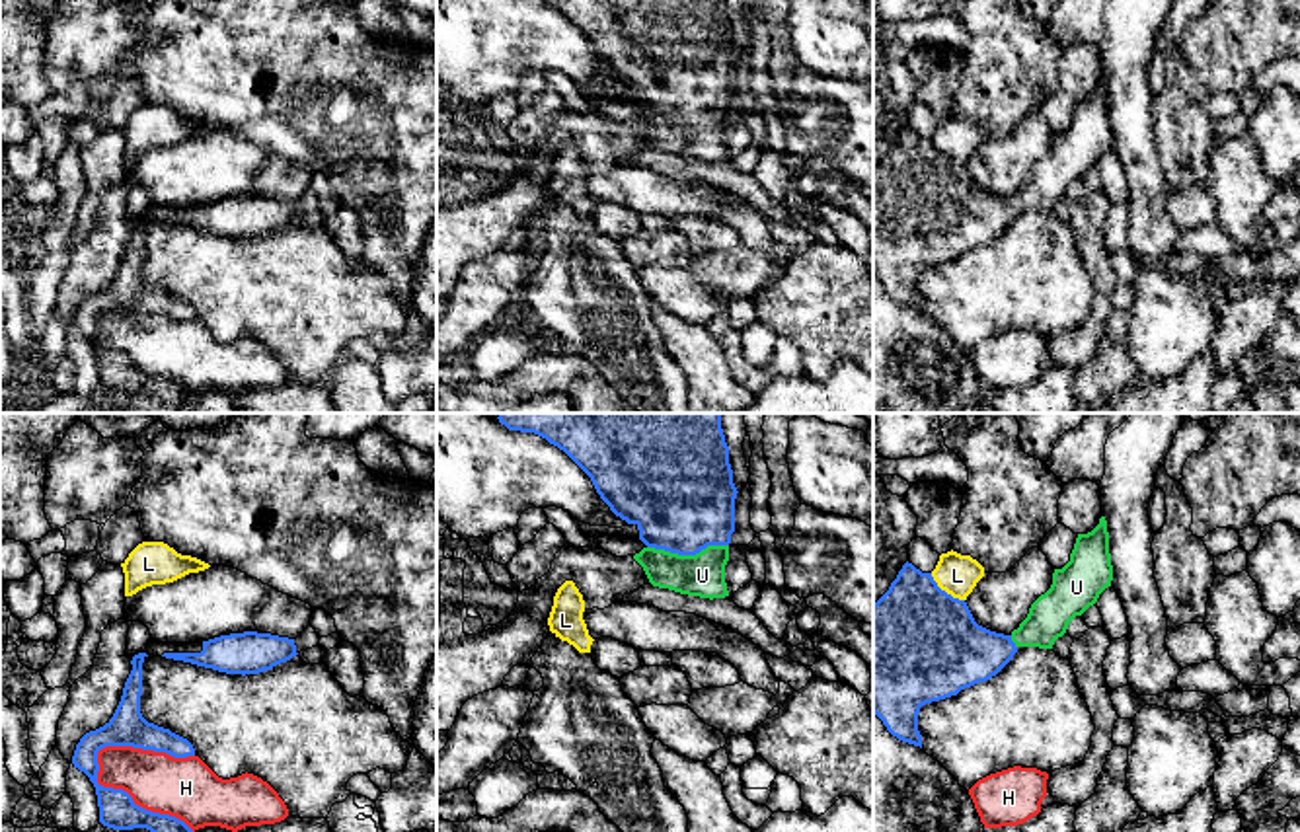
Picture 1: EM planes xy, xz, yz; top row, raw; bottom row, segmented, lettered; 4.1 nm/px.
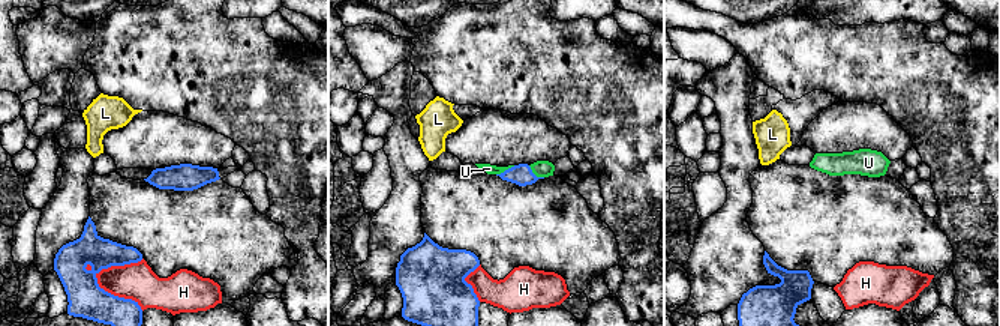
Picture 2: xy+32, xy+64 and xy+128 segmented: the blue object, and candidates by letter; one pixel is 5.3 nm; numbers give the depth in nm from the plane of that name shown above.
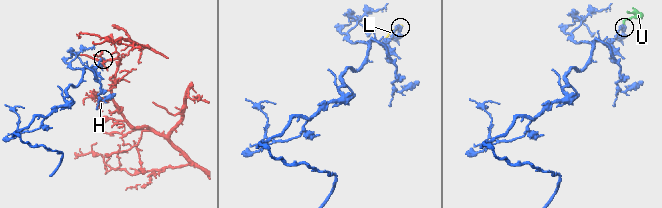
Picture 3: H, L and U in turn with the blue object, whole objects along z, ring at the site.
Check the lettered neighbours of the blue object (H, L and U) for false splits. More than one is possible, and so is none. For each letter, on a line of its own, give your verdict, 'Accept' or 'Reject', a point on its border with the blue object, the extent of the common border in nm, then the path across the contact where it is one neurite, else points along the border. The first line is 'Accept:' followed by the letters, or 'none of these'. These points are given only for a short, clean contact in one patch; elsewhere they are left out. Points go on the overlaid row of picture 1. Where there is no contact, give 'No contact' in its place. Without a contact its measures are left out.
Accept: U
H: Reject. Touches blue at xy (131, 797). Shared border 500 nm
L: Reject. Touches blue at yz (944, 591). Shared border 180 nm
U: Accept. Touches blue at xz (687, 554). Shared border 340 nm. Path across: xz (681, 493), (687, 554), (702, 575)

